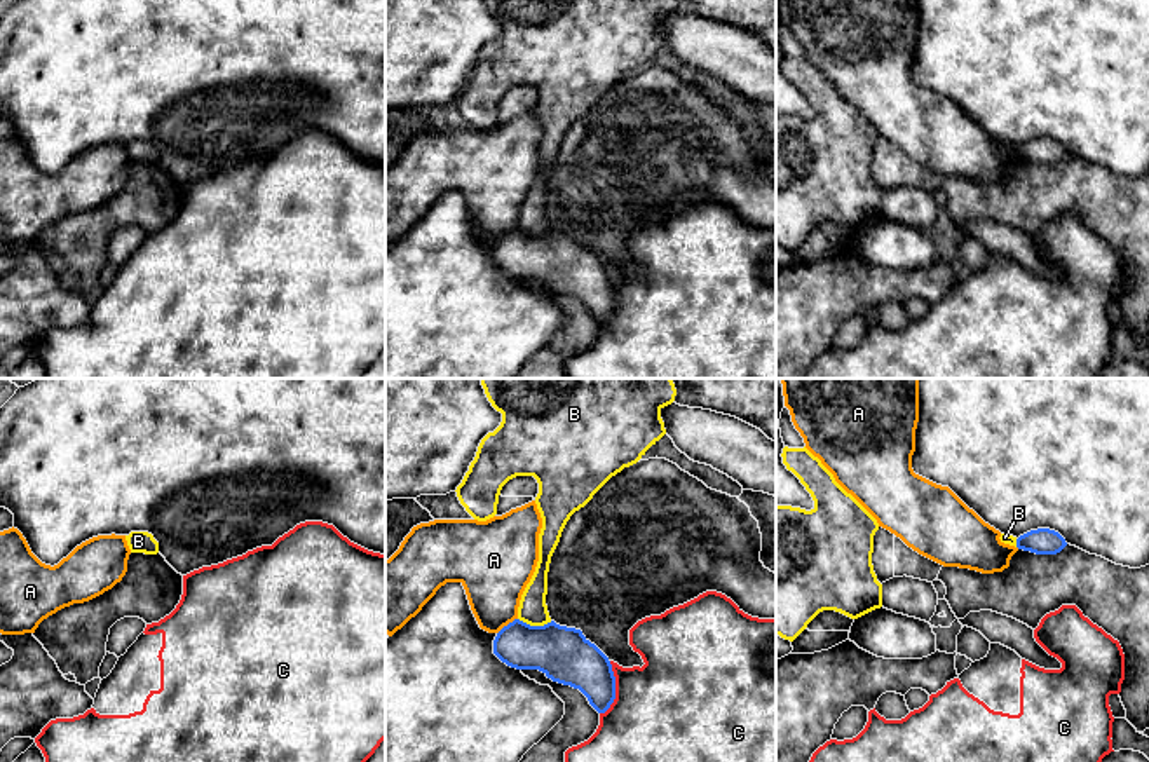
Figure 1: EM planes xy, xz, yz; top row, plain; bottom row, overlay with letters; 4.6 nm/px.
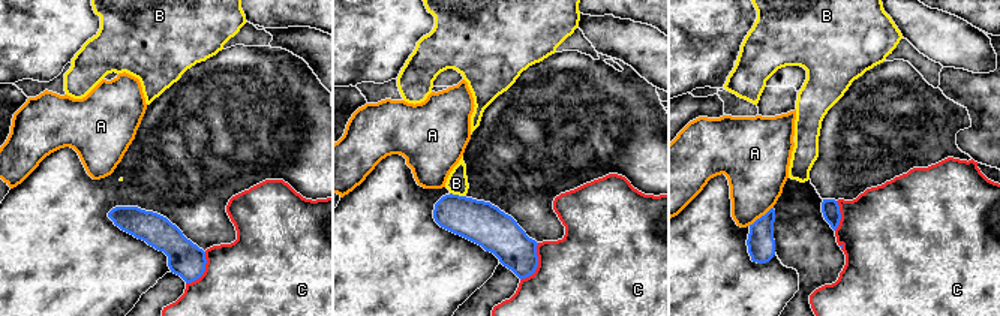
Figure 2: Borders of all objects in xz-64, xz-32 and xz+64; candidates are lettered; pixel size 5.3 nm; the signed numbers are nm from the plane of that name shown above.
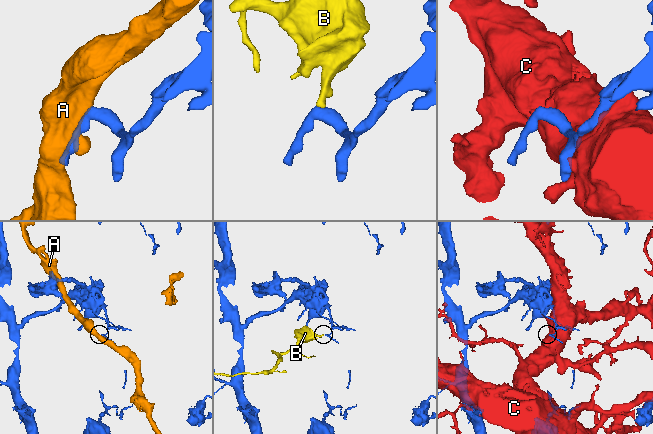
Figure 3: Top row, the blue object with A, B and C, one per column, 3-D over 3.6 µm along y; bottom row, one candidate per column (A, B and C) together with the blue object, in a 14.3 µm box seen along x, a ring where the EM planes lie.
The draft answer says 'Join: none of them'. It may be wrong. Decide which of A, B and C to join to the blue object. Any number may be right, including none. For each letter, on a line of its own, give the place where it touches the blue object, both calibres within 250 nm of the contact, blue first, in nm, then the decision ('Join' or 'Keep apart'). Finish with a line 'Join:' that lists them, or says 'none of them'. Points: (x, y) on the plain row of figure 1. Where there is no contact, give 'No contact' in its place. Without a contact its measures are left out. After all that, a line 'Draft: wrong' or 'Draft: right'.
A: Touches blue at xz (508, 234). Thickness 240 nm (blue) against 320 nm. Keep apart
B: Touches blue at xz (536, 236). Thickness 240 nm (blue) against 130 nm. Keep apart
C: Touches blue at xz (614, 299). Thickness 240 nm (blue) against 460 nm. Keep apart
Join: none of them
Draft: right

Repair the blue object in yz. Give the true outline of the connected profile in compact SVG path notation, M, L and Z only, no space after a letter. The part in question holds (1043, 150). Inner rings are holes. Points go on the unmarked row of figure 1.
M1050 138L1030 139L1016 148L1016 157L1036 164L1057 164L1067 155L1065 148Z

